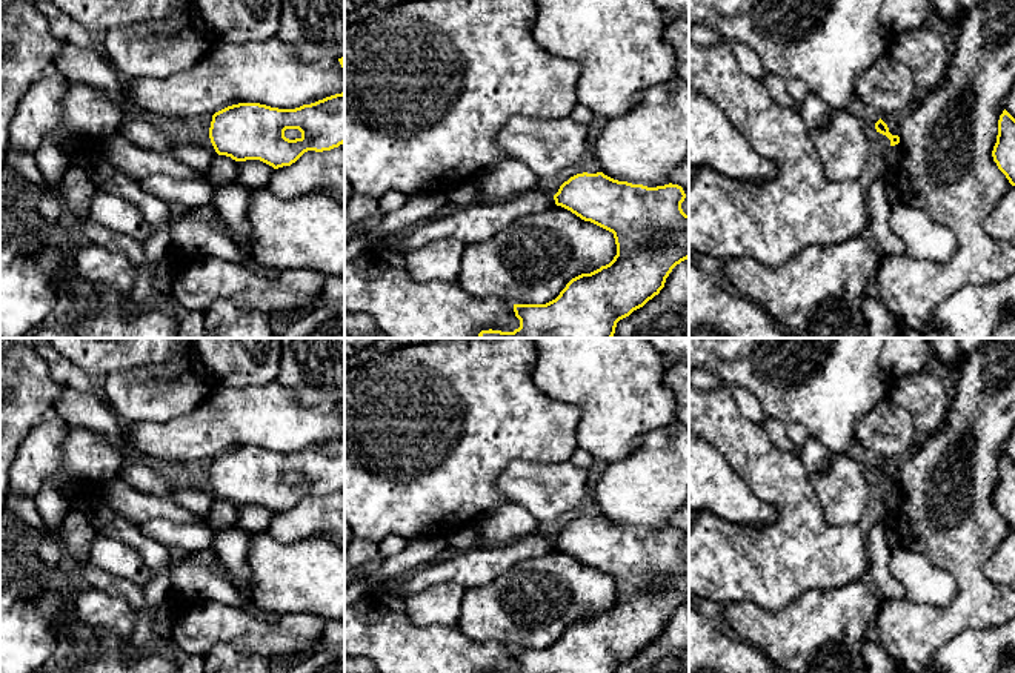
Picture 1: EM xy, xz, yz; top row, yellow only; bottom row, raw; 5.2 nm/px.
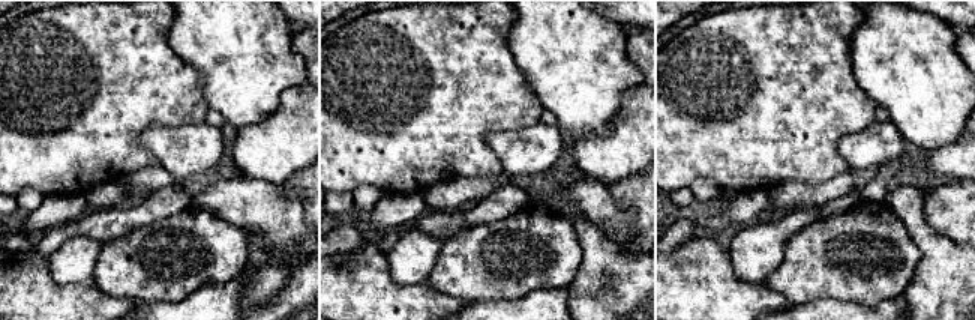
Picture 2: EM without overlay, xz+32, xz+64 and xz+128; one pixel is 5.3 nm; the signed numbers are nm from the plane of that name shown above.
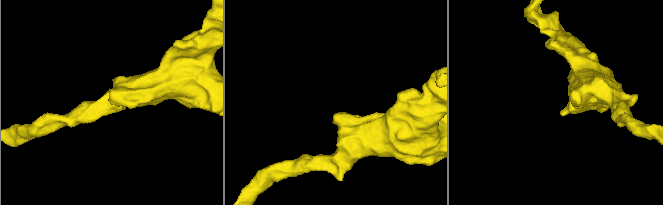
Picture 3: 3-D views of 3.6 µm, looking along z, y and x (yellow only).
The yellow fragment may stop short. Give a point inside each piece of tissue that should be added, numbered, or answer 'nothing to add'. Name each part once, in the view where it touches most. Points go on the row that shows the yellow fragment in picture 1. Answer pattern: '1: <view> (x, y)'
nothing to add

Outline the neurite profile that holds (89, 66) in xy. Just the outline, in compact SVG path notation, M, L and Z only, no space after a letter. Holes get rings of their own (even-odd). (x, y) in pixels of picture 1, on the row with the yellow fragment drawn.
M66 43L54 58L54 68L69 80L106 91L115 100L123 94L118 72L102 49Z

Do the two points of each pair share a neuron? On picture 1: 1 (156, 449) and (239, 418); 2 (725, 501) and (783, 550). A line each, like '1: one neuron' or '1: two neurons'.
1: one neuron
2: two neurons

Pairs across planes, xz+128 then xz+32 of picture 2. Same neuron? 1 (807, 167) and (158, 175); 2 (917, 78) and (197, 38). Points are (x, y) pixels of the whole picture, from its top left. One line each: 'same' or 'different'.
1: different
2: same

